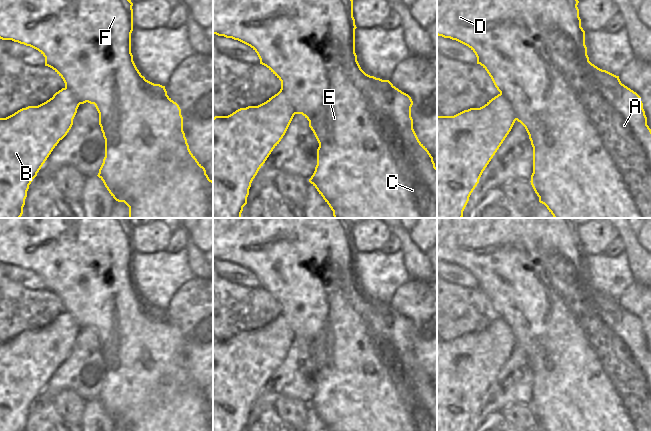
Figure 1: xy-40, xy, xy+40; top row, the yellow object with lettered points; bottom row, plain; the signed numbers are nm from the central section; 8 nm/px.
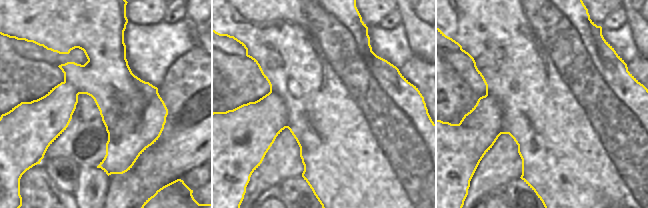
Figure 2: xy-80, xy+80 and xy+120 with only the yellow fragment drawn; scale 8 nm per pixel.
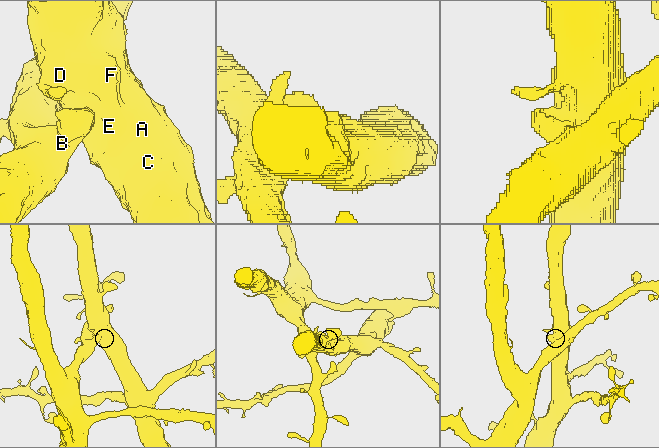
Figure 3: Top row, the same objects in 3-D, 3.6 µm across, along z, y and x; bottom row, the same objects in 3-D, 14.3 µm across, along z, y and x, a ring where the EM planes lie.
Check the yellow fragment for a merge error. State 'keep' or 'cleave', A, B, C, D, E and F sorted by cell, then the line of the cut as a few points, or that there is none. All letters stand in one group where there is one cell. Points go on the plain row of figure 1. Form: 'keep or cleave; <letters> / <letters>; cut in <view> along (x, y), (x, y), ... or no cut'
cleave; A C D E F / B; cut in xy+40 along (500, 316), (510, 327), (517, 343)

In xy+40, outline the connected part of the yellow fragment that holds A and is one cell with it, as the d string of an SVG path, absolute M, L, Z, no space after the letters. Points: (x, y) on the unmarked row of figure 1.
M437 218L437 259L468 270L475 277L477 288L480 288L487 295L497 314L511 327L517 339L517 345L525 351L533 371L533 397L530 406L540 427L546 431L651 431L651 353L647 349L641 321L622 308L619 300L602 294L589 285L585 269L585 255L581 251L577 231L578 227L579 225L574 218Z

